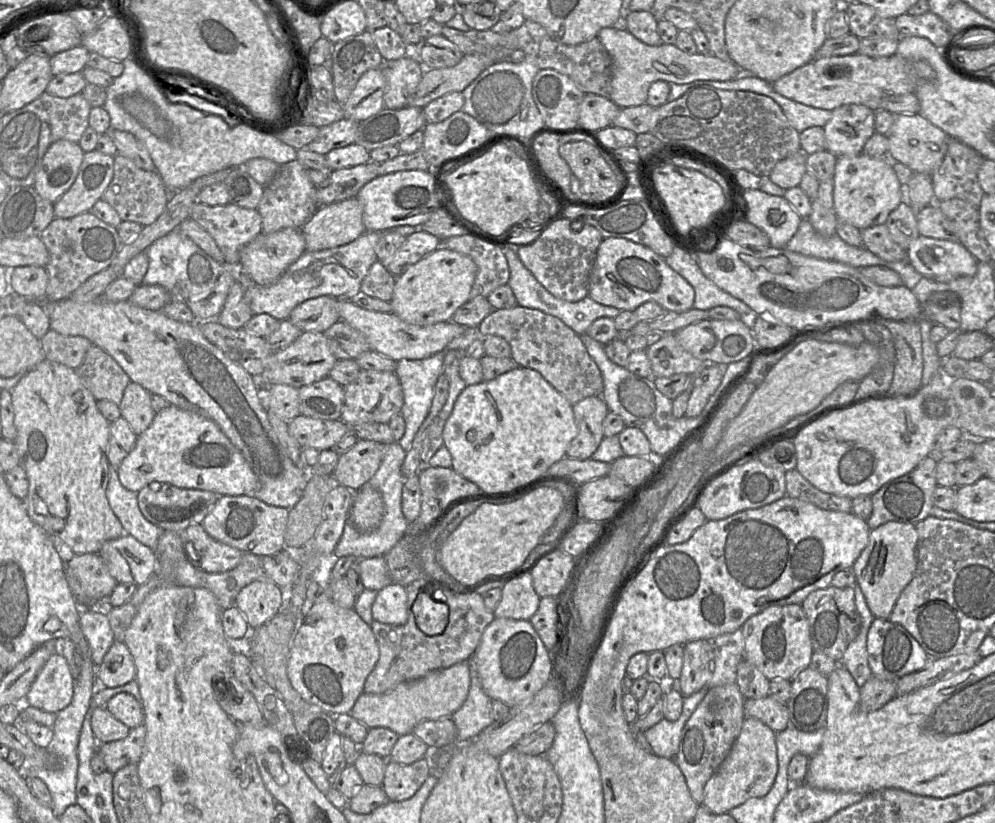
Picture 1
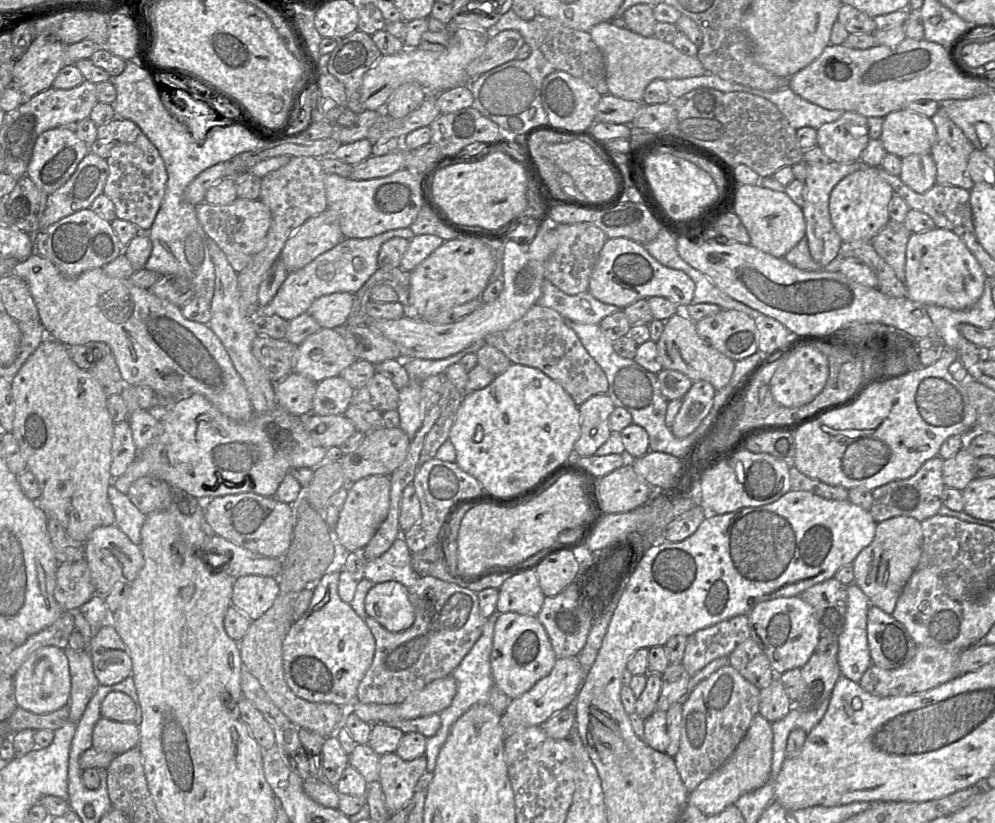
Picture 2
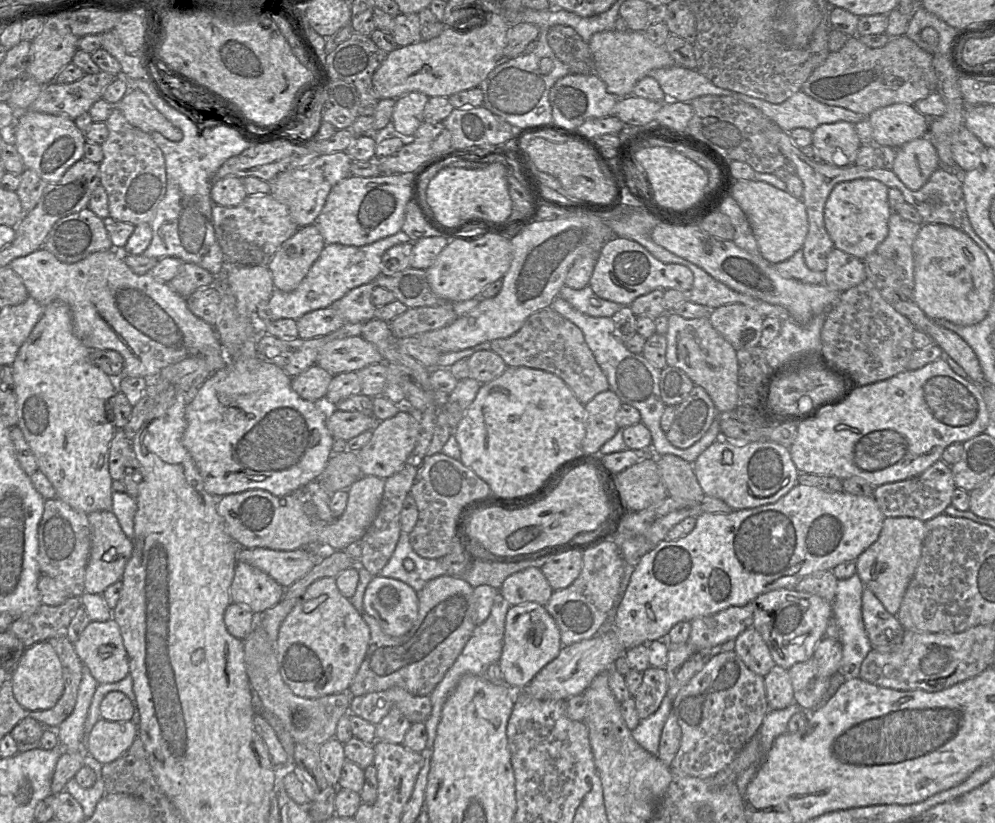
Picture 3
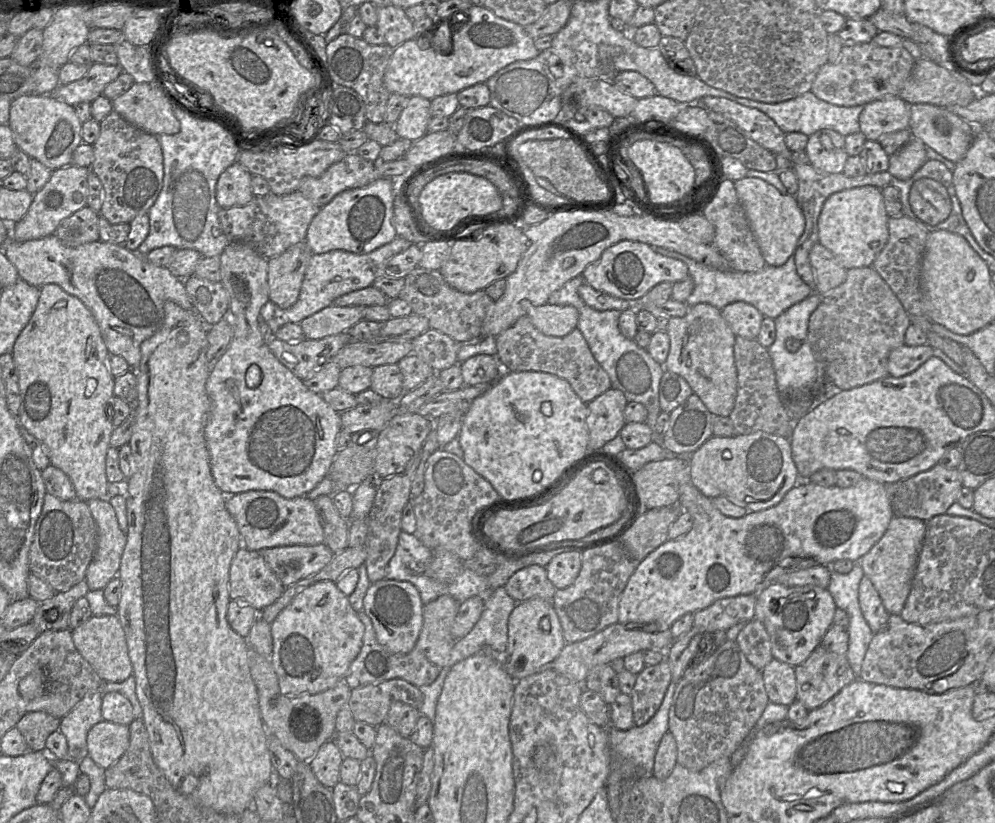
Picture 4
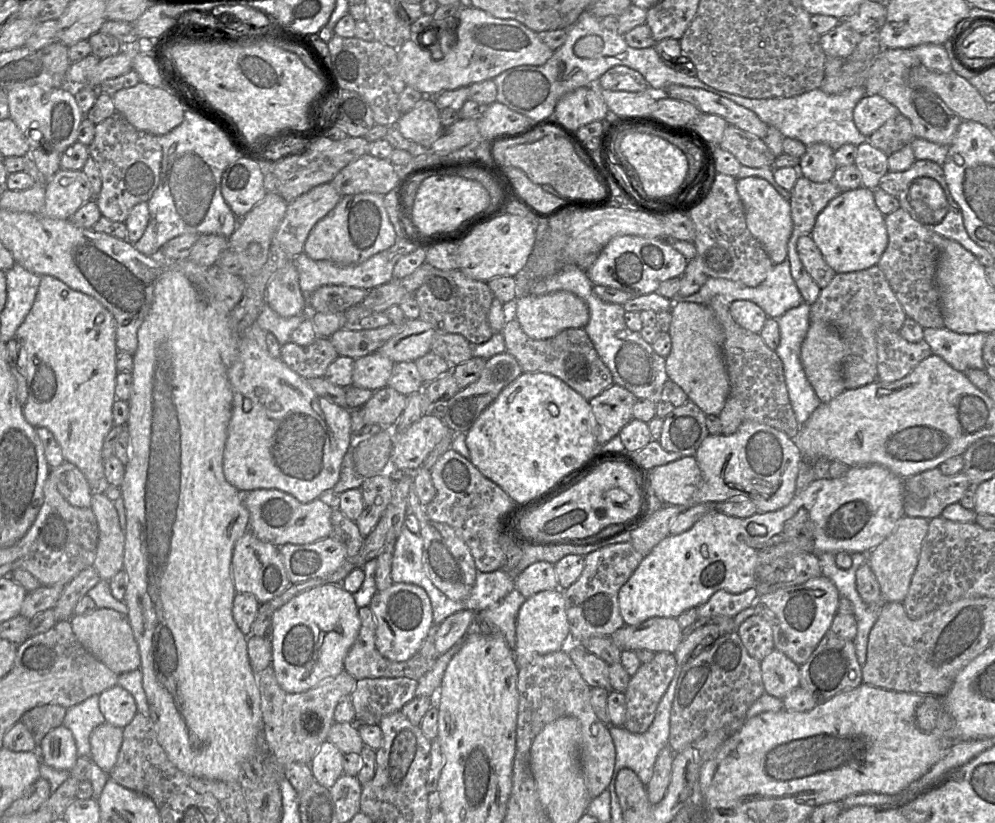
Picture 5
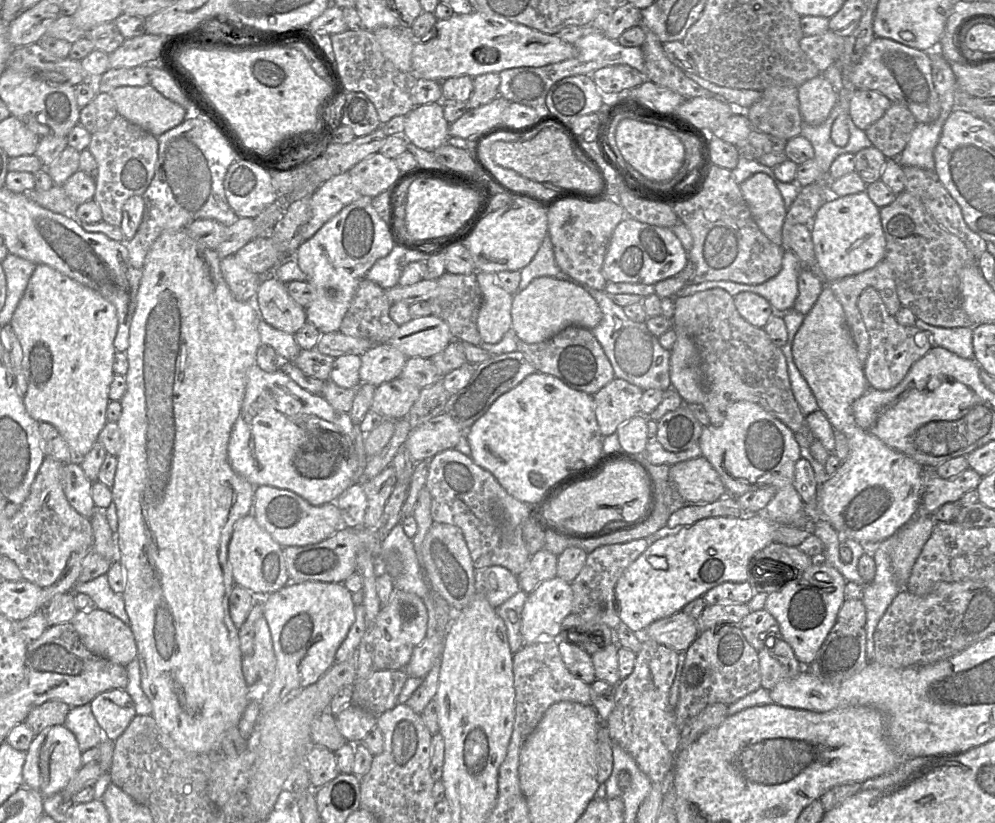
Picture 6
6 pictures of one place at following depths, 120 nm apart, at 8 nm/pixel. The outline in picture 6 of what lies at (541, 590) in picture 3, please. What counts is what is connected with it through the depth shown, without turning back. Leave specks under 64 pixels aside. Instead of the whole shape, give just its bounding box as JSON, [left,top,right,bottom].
[517,548,558,591]

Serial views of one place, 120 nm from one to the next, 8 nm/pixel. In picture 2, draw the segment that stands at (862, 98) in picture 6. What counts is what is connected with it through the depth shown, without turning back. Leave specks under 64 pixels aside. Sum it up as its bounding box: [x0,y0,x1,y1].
[879,109,936,158]

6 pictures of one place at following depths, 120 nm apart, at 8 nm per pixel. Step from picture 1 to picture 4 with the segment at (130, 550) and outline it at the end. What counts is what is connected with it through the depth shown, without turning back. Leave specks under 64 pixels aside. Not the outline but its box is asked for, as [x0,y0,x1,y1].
[86,498,127,590]

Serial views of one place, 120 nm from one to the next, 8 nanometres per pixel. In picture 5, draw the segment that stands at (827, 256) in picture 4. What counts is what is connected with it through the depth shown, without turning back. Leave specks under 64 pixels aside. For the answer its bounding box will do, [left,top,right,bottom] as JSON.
[797,235,836,288]

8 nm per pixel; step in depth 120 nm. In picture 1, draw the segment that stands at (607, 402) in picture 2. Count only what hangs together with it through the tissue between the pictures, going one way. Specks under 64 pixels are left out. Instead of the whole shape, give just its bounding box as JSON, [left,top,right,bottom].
[566,396,609,460]

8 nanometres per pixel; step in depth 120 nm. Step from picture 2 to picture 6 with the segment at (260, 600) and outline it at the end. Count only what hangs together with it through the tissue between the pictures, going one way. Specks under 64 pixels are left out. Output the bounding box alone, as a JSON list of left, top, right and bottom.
[228,513,290,597]

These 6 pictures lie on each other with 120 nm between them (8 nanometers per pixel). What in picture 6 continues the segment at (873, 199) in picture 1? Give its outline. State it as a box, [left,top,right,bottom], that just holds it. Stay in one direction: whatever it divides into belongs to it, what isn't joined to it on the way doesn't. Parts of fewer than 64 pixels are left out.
[810,190,886,284]

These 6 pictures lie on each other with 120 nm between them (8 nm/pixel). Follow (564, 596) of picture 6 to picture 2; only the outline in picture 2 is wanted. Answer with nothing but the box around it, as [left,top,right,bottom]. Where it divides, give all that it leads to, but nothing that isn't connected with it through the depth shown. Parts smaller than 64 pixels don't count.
[490,612,557,699]

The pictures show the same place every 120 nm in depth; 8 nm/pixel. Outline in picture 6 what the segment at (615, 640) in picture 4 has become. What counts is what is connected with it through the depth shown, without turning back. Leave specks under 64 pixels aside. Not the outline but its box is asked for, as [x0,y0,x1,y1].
[641,611,698,652]

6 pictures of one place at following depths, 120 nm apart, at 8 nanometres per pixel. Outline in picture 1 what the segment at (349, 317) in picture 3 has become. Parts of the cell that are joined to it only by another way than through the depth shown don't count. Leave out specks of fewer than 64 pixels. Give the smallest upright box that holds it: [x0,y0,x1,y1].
[288,296,340,333]

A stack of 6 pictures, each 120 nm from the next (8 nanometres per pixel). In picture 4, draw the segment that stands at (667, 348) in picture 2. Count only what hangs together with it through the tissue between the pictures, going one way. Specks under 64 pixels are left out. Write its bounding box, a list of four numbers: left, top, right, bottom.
[664,303,737,417]

